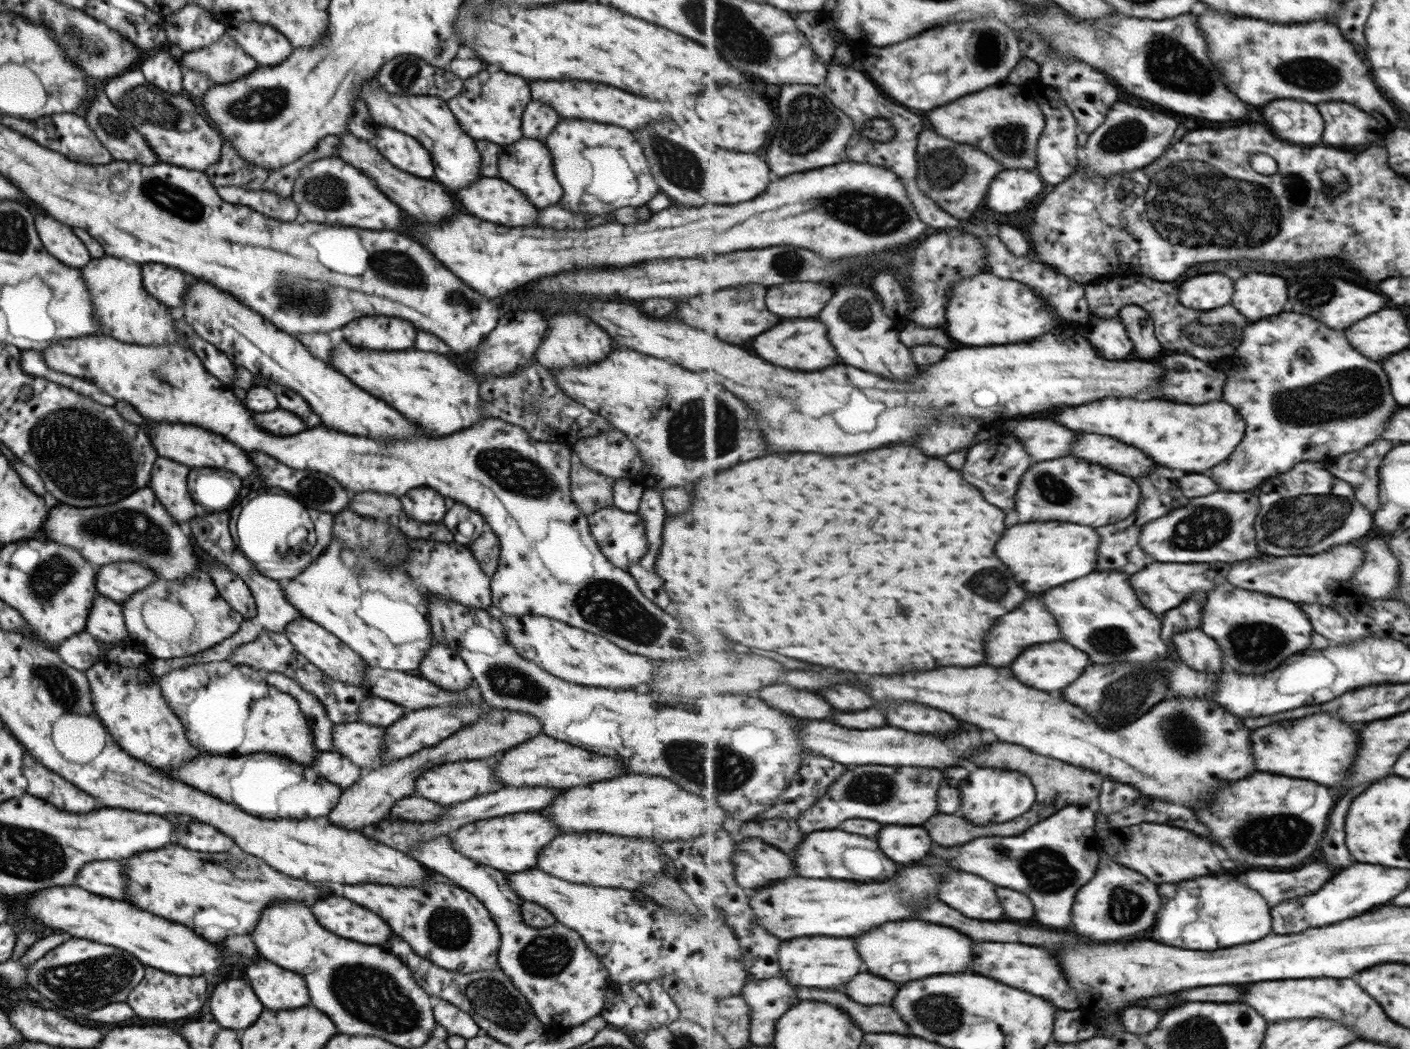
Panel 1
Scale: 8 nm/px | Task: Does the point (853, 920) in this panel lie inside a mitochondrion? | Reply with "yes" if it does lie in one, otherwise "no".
no

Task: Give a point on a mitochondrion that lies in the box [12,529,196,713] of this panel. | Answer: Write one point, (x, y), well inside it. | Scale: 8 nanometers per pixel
(52, 574)

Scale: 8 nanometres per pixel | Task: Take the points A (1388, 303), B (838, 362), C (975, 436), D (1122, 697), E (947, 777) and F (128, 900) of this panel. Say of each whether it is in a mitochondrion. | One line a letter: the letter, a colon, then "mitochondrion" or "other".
A: other
B: other
C: other
D: mitochondrion
E: other
F: other

